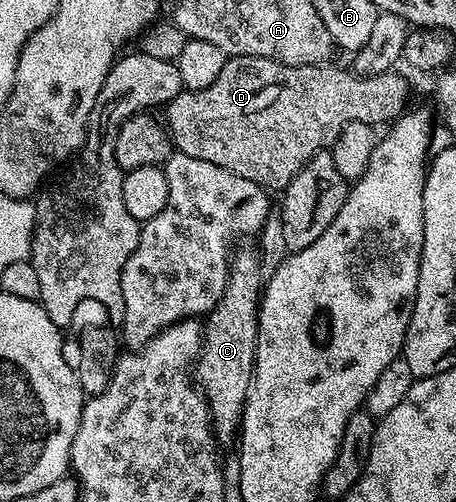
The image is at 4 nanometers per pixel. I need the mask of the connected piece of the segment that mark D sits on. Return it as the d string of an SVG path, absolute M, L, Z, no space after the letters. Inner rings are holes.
M263 56L228 58L220 75L217 75L217 79L209 87L184 90L167 103L163 121L172 146L190 158L224 167L268 191L282 191L313 154L331 147L349 122L363 122L379 127L381 123L392 122L406 108L409 83L398 70L366 77L352 70L345 71L333 66L329 63L289 65L265 59Z

